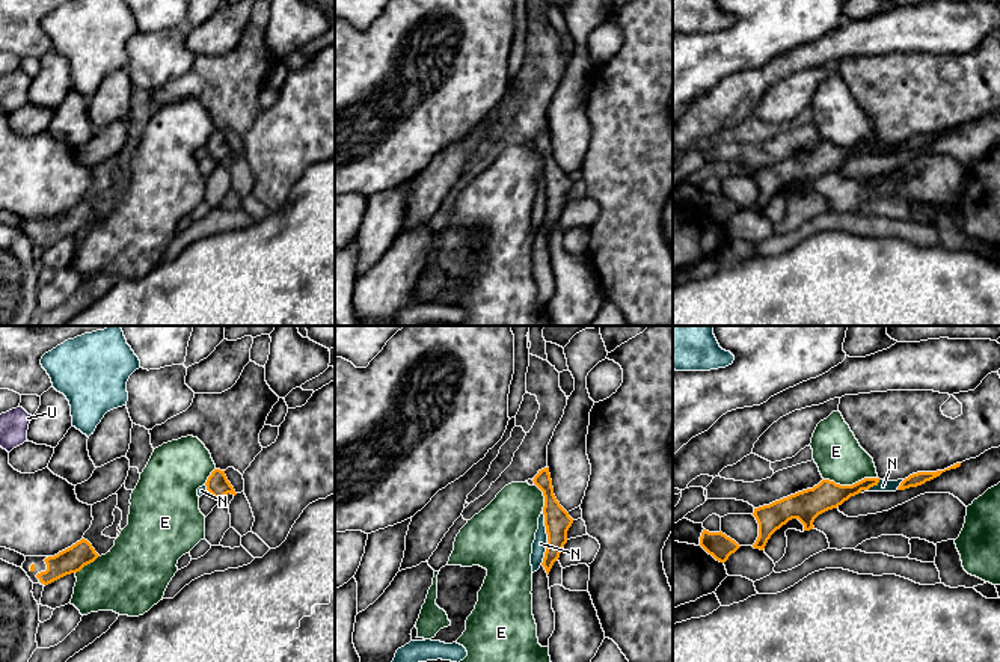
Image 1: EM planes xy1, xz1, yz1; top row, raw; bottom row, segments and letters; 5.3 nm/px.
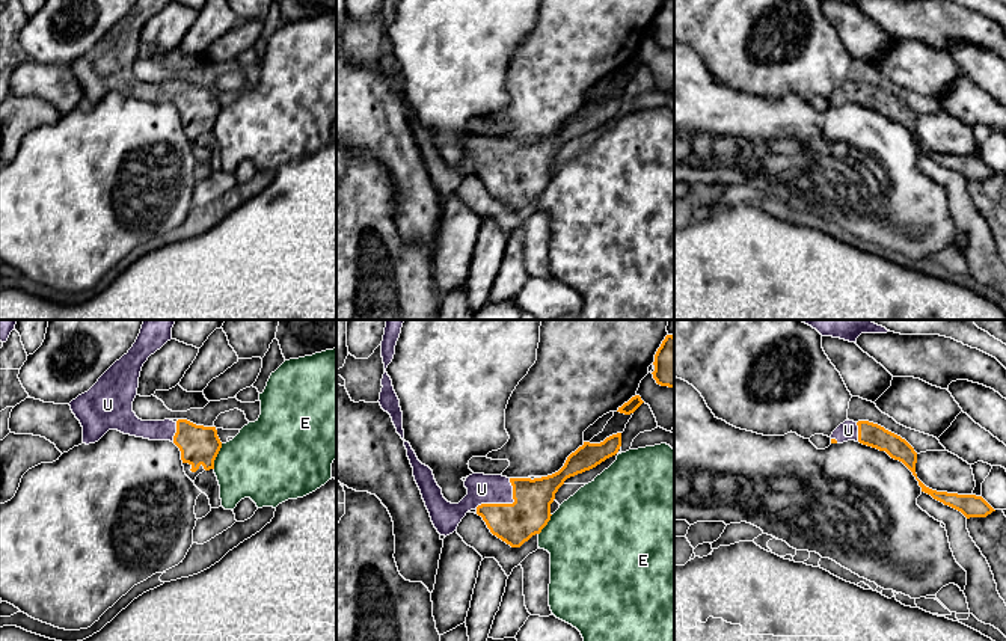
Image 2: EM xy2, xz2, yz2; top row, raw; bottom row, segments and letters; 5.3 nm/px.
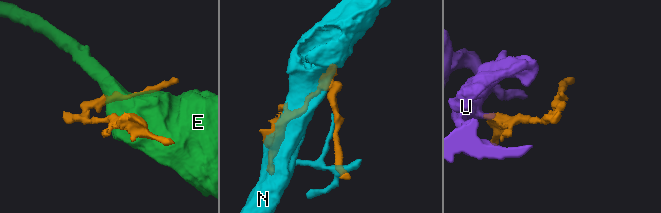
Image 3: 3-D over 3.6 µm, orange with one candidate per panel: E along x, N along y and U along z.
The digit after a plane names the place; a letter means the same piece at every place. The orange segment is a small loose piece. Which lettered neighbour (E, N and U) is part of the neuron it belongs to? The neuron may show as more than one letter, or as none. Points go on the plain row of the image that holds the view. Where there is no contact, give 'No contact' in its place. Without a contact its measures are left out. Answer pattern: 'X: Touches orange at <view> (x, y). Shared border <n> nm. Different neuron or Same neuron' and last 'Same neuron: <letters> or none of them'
E: Touches orange at yz1 (849, 148). Shared border 280 nm. Different neuron
N: Touches orange at xz1 (548, 201). Shared border 280 nm. Different neuron
U: Touches orange at xz2 (506, 166). Shared border 260 nm. Same neuron
Same neuron: U

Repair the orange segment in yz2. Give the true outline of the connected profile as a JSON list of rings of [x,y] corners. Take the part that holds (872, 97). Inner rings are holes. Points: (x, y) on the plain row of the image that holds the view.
[[[845,83],[833,94],[831,106],[843,106],[848,103],[855,103],[879,113],[885,113],[891,121],[902,124],[919,143],[922,154],[931,157],[944,167],[961,173],[967,181],[986,179],[995,173],[982,158],[937,154],[926,149],[916,136],[917,115],[914,110],[905,101],[878,86],[869,83]]]

